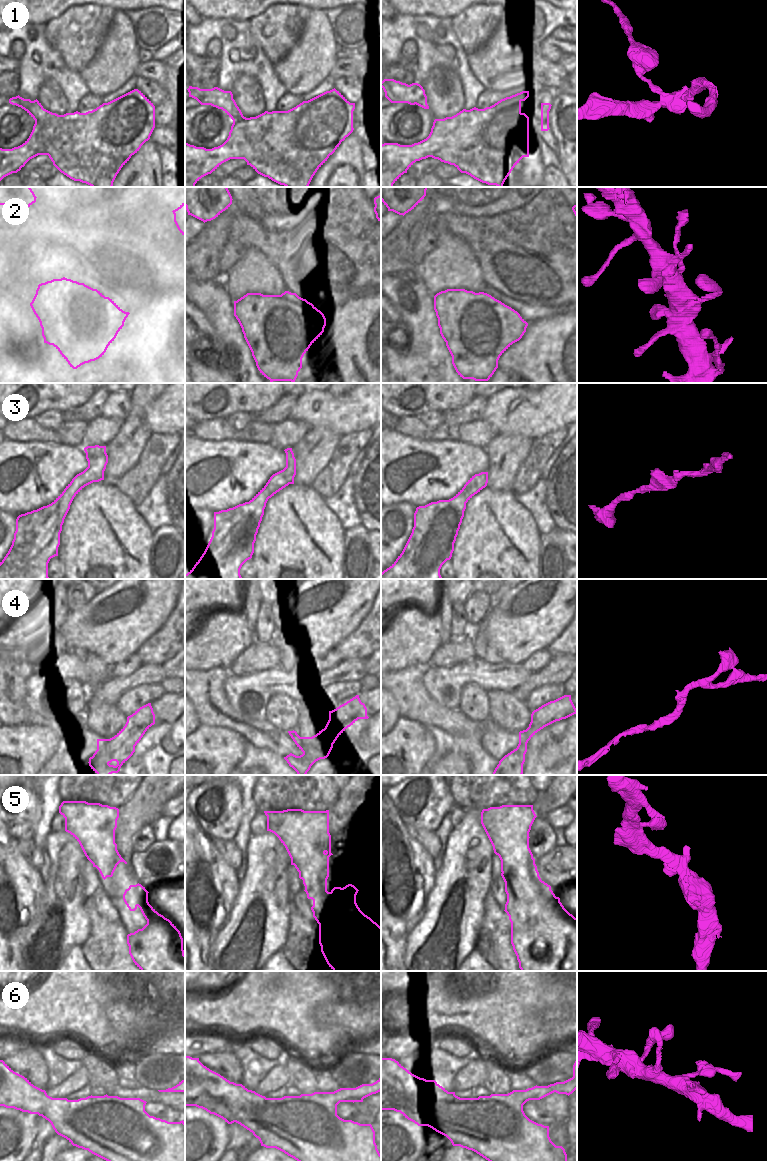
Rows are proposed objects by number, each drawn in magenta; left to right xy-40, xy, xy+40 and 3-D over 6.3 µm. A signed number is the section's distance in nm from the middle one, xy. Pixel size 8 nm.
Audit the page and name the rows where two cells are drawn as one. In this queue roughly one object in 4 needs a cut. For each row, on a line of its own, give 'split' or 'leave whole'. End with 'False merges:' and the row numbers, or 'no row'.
1: split
2: leave whole
3: leave whole
4: leave whole
5: leave whole
6: leave whole
False merges: 1

